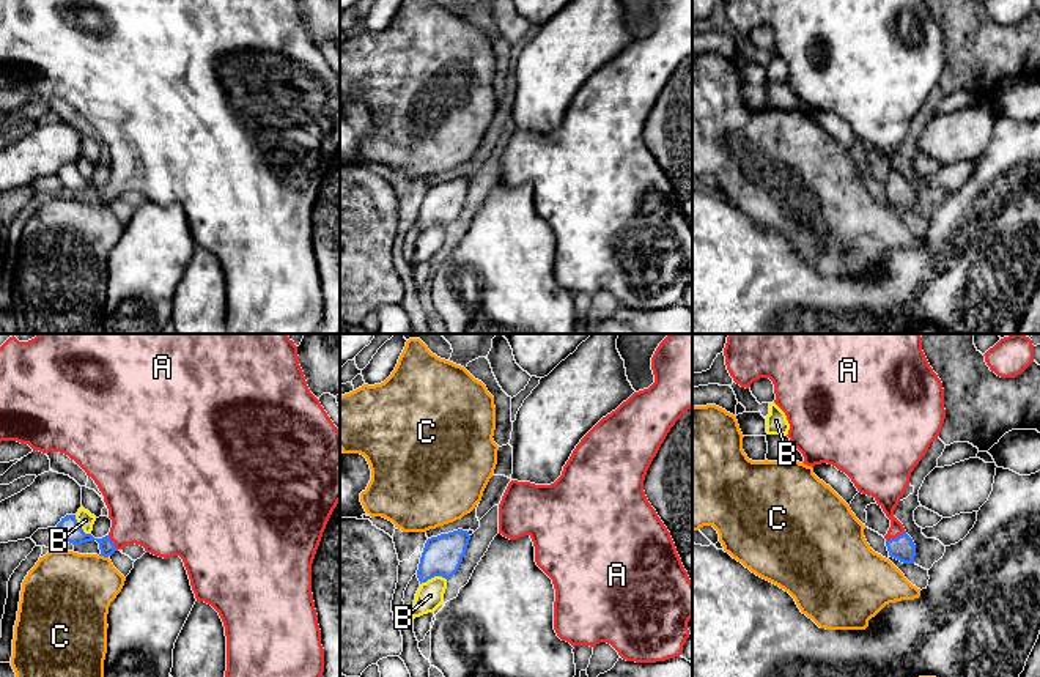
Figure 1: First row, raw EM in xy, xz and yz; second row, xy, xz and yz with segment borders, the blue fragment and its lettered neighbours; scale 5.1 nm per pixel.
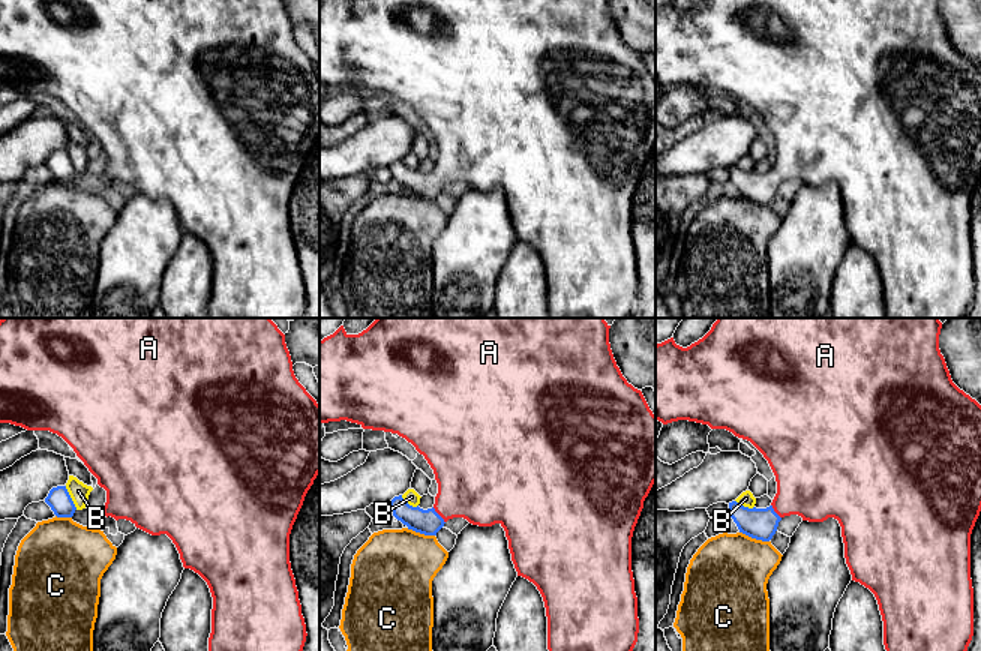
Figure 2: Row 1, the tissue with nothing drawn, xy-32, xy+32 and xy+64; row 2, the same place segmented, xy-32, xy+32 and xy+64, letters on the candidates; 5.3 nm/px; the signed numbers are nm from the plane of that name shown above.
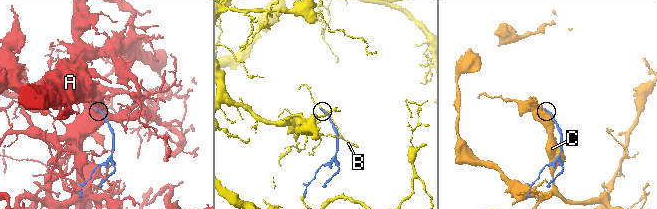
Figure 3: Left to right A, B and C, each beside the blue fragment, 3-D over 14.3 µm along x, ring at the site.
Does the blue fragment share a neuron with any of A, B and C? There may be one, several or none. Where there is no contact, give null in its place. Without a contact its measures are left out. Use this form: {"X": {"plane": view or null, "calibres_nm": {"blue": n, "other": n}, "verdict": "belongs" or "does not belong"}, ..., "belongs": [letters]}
{"A": {"plane": "yz", "calibres_nm": {"blue": 130, "other": 150}, "verdict": "belongs"}, "B": {"plane": "xz", "calibres_nm": {"blue": 200, "other": 140}, "verdict": "does not belong"}, "C": {"plane": "xy", "calibres_nm": {"blue": 110, "other": 400}, "verdict": "does not belong"}, "belongs": ["A"]}

